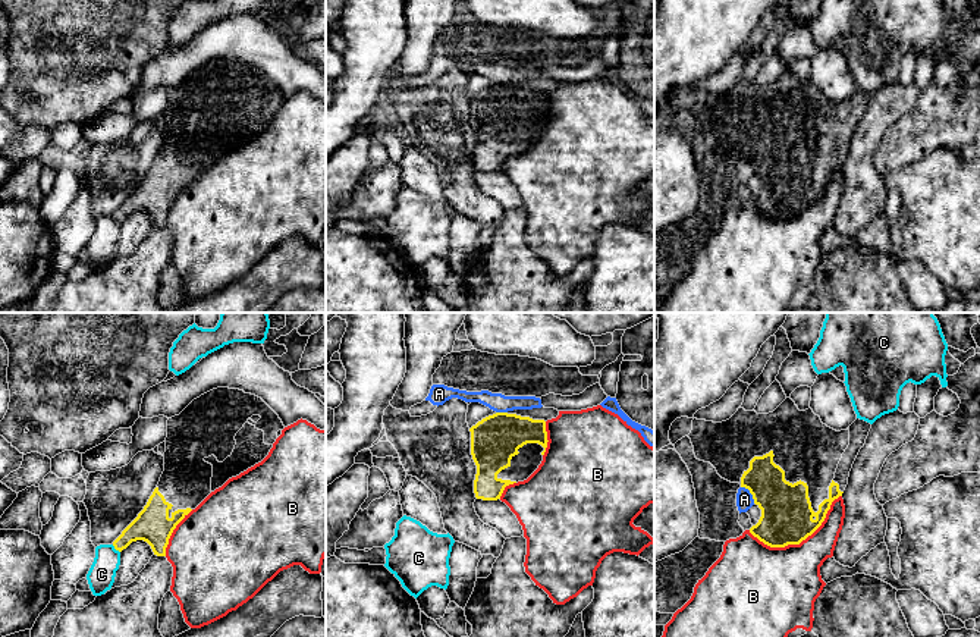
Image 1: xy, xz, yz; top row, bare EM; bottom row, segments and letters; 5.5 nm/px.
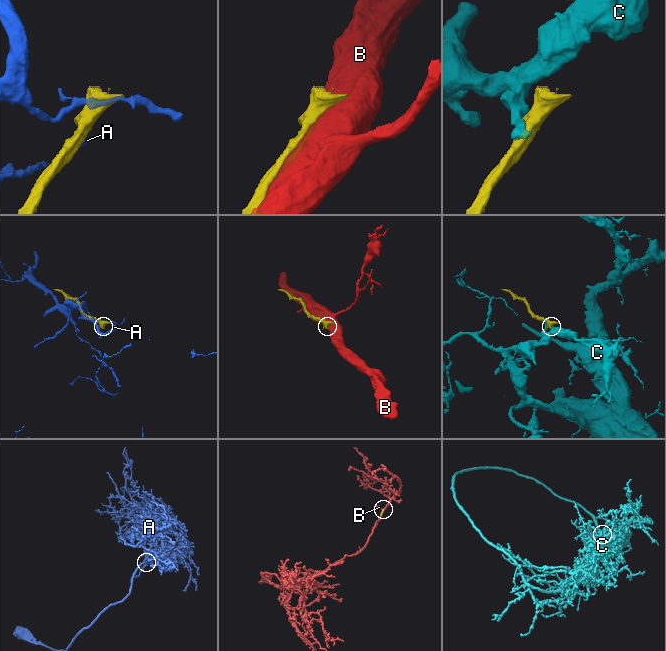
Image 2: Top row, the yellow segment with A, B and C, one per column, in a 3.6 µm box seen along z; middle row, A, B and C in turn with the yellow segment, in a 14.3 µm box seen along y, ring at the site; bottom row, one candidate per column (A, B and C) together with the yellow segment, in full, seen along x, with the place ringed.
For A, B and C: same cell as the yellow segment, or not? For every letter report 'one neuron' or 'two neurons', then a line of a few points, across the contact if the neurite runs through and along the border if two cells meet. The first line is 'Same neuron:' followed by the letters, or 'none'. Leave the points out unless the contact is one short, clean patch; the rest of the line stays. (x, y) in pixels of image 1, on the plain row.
Same neuron: none
A: two neurons; line yz (741, 157), (748, 162), (754, 173)
B: two neurons
C: two neurons

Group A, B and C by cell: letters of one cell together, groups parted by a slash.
A / B / C

